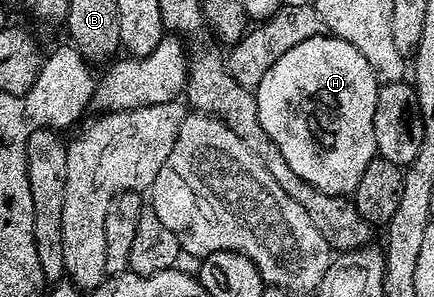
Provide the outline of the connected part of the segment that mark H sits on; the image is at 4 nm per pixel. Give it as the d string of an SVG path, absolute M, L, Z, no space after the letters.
M322 35L299 43L299 47L291 47L291 51L282 55L267 75L263 75L255 90L257 118L299 179L311 183L311 187L319 187L319 191L327 191L327 195L343 197L353 194L355 187L359 187L367 163L377 156L373 120L378 88L379 79L373 73L371 63L367 63L351 43L332 35Z

